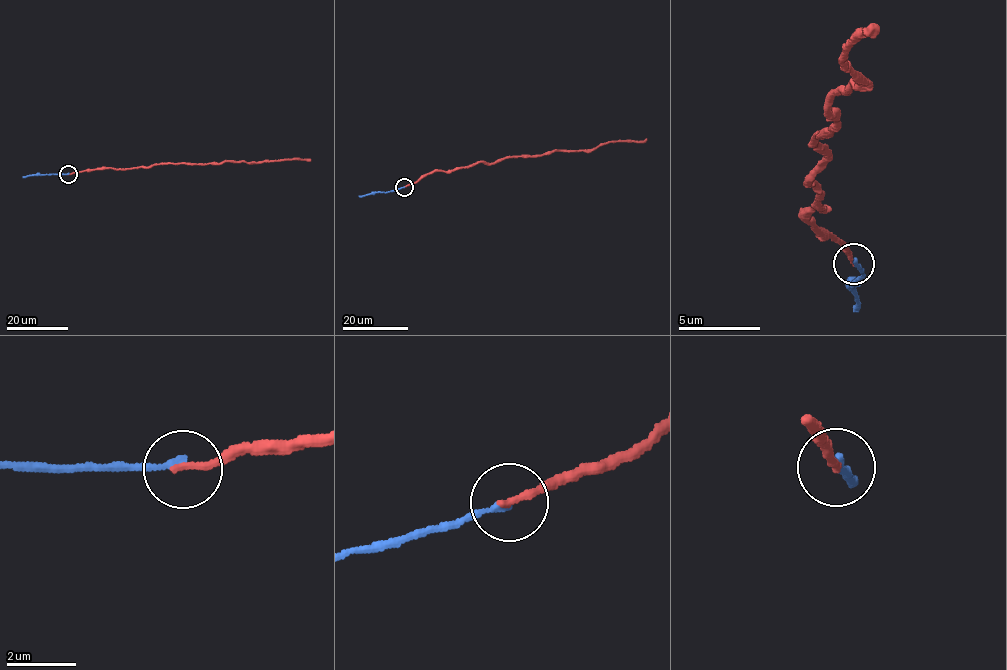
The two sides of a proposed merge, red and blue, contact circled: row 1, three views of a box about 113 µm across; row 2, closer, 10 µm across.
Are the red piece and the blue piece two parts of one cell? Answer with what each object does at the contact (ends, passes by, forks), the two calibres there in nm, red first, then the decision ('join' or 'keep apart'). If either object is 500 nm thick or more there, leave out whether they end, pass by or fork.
red ends | blue ends | 240/200 nm | join

